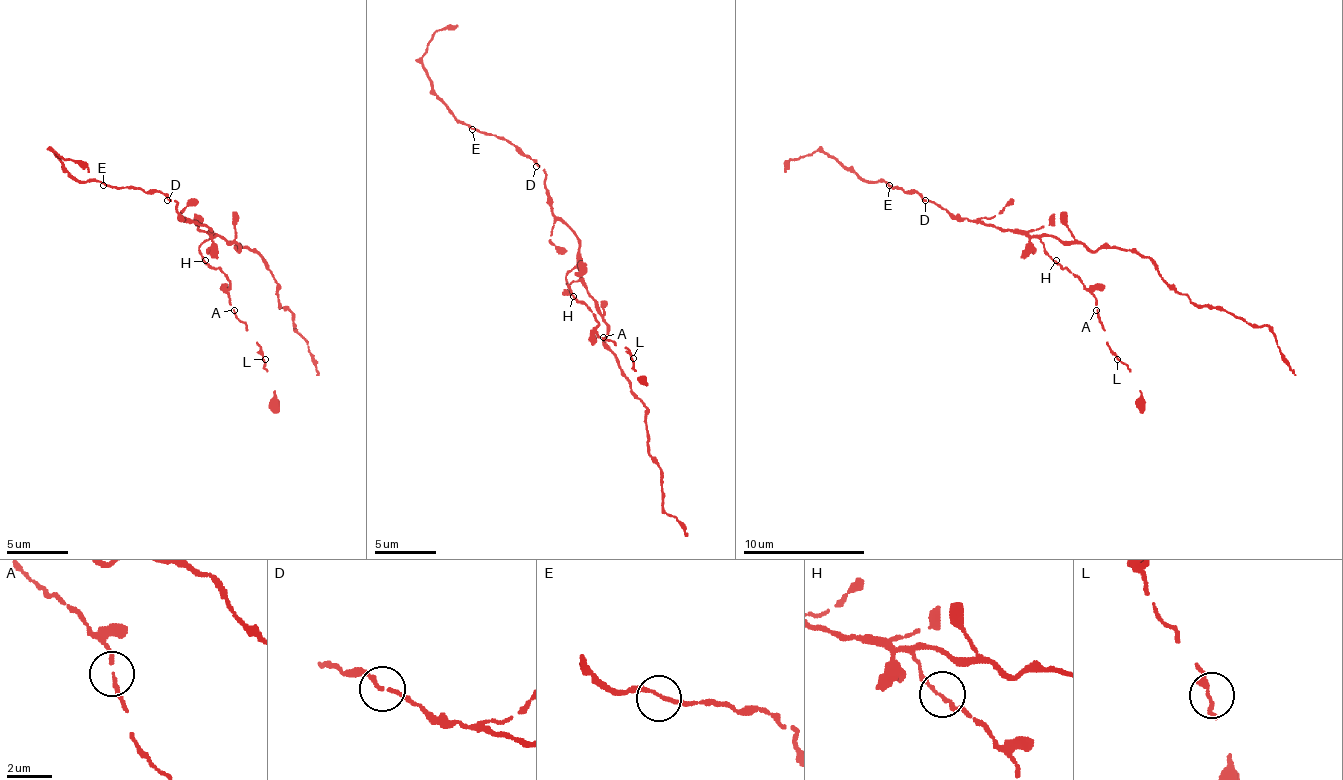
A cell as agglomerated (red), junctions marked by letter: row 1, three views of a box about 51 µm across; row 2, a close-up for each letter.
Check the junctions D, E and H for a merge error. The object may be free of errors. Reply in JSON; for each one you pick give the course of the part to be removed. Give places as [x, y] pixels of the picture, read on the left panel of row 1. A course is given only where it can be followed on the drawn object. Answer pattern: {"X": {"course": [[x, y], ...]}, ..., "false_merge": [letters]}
{"false_merge": []}

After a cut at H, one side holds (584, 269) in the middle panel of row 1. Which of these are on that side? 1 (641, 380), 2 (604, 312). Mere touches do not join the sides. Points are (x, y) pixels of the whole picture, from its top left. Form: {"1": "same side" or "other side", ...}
{"1": "other side", "2": "same side"}

